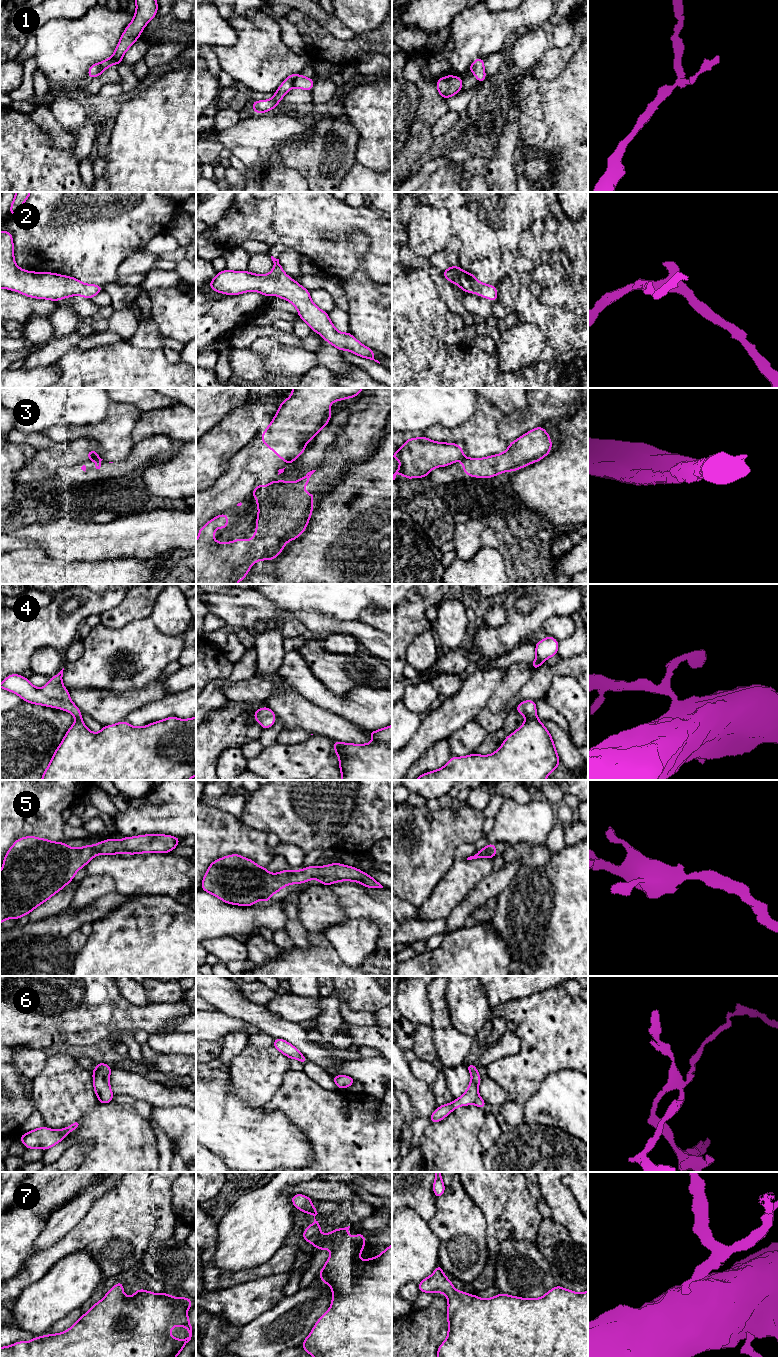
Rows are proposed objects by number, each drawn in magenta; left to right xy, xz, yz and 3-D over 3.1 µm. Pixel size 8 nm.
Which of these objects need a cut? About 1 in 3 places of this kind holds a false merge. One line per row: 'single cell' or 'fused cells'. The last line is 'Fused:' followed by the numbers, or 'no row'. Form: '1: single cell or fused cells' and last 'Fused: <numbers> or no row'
1: fused cells
2: single cell
3: fused cells
4: single cell
5: single cell
6: single cell
7: single cell
Fused: 1, 3

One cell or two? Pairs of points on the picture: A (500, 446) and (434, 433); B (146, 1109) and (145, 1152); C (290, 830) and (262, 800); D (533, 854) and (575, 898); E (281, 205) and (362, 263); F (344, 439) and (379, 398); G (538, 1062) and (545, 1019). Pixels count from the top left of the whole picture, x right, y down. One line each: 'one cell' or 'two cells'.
A: one cell
B: two cells
C: one cell
D: two cells
E: one cell
F: one cell
G: one cell

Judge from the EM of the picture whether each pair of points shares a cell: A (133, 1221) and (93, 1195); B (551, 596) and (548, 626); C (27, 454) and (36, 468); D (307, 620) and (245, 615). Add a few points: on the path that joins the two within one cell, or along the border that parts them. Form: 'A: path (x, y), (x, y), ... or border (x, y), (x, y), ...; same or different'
A: border (116, 1183), (93, 1204), (84, 1217); different
B: border (570, 614), (552, 615), (542, 627); different
C: border (34, 457), (17, 472), (15, 477); different
D: path (292, 613), (260, 613); same

